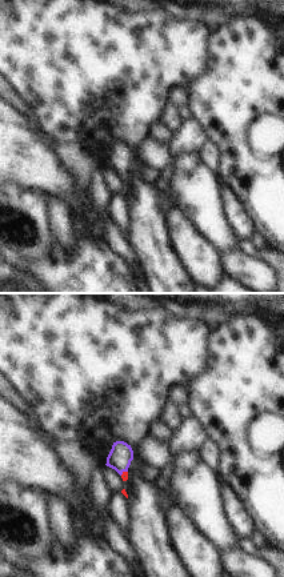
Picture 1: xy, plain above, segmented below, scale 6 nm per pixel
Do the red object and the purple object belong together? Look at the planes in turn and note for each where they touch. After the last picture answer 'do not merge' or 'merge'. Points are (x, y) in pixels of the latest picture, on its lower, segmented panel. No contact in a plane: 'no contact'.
meets red at (123, 472)

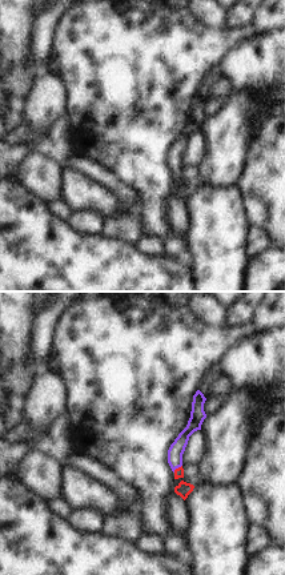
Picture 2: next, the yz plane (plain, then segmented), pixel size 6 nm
meets red at (179, 467)

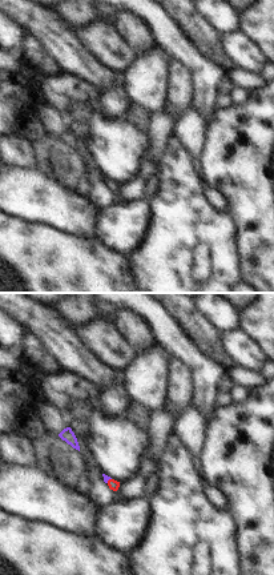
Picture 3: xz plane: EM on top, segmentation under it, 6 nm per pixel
meets red at (108, 481)

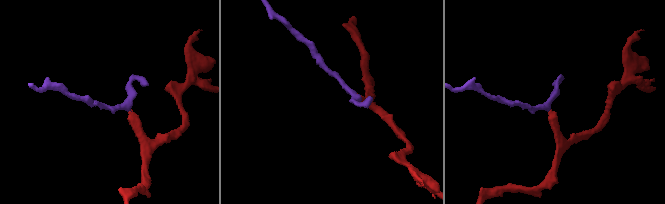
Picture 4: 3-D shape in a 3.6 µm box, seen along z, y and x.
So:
merge

